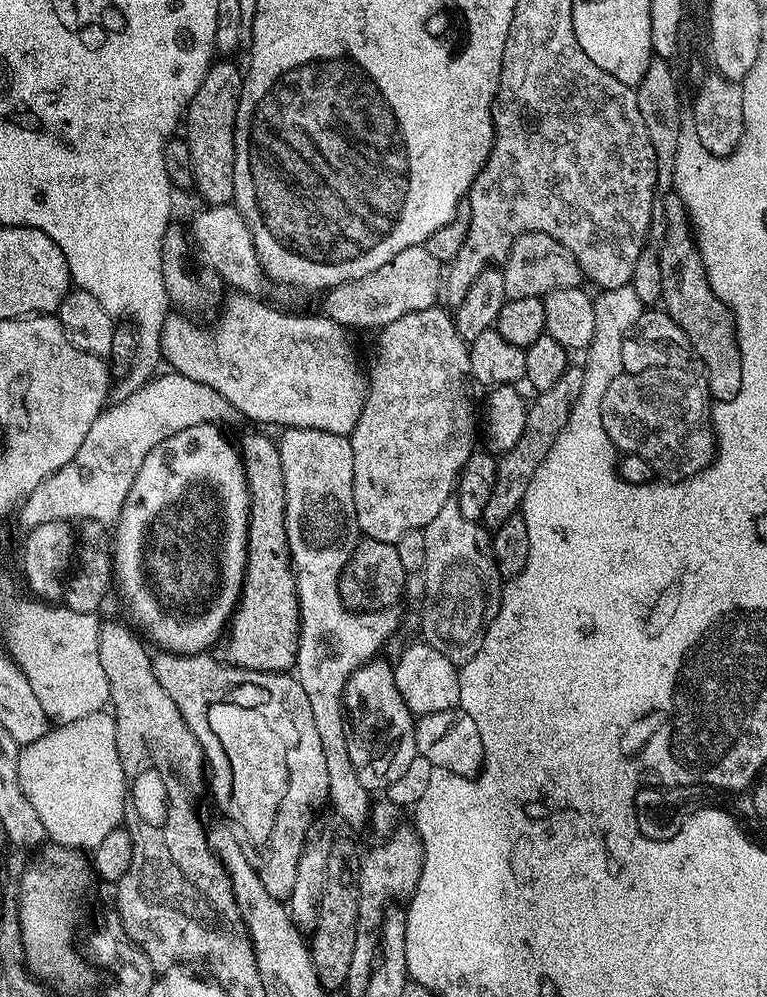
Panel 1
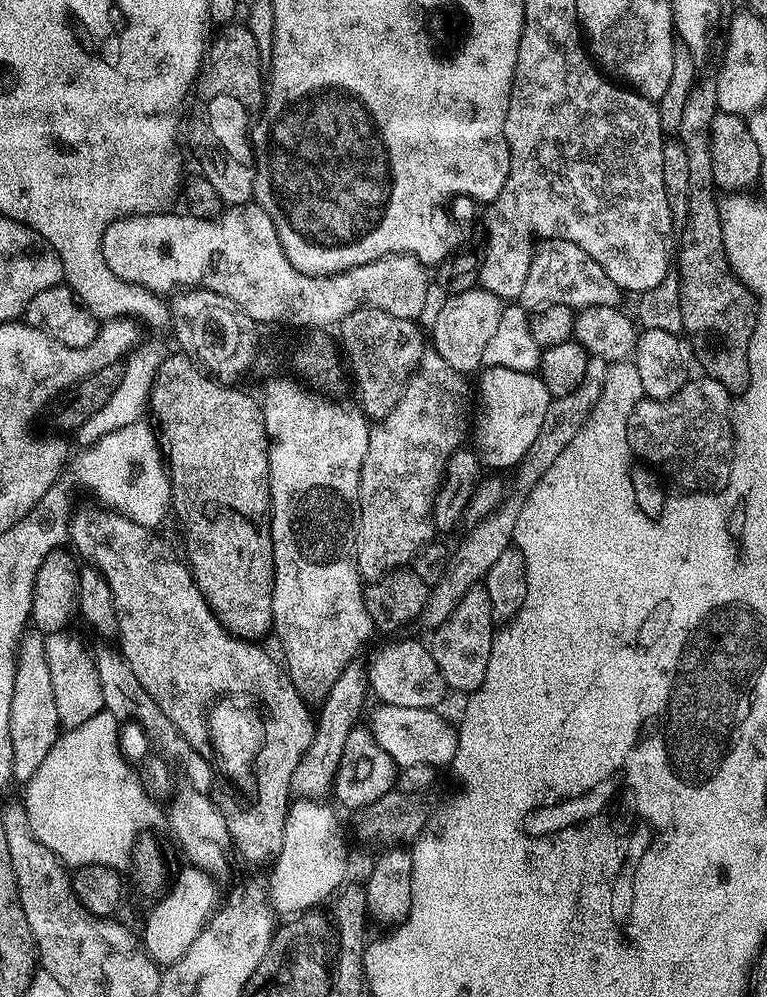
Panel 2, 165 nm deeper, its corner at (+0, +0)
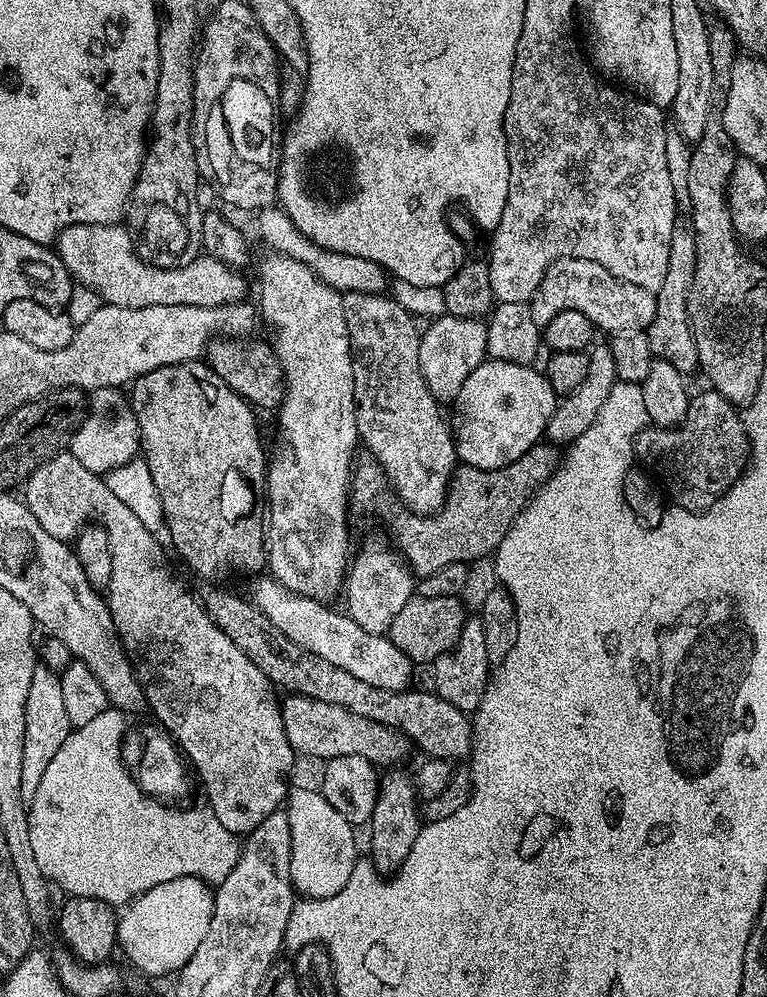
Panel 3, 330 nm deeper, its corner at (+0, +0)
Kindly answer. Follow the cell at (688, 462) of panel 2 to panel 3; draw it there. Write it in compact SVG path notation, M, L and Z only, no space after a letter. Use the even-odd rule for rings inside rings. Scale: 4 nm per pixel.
M715 390L707 391L697 396L695 393L689 399L686 418L675 428L644 426L634 436L637 458L644 460L640 462L645 469L655 473L671 503L673 500L680 510L711 509L741 479L750 456L748 436L737 405Z

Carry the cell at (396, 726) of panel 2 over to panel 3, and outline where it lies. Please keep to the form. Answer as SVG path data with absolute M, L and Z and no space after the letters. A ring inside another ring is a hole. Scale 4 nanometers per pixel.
M290 694L284 699L281 712L286 738L293 753L313 756L319 762L327 762L339 756L362 756L377 766L396 766L408 752L409 738L395 728L388 728L370 718L362 718L362 714L353 714L345 707L318 702L308 696Z

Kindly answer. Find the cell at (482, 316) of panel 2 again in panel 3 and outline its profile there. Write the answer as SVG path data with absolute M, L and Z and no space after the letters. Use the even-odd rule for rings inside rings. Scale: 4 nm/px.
M447 314L431 321L420 337L420 369L428 391L437 401L455 401L462 390L462 382L479 364L483 364L488 350L488 325L474 316L449 316Z

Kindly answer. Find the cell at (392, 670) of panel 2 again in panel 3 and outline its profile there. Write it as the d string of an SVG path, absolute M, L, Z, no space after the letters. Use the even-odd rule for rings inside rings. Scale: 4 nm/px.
M271 578L257 582L254 603L270 622L274 622L274 626L278 626L278 630L282 630L282 634L286 634L286 638L298 642L298 646L307 652L318 654L318 658L326 658L326 662L350 670L354 678L362 678L362 682L370 682L370 686L395 692L405 691L411 685L408 683L412 680L413 660L398 650L387 635L375 636L362 630L362 626L343 611L331 612L327 603L297 596Z

